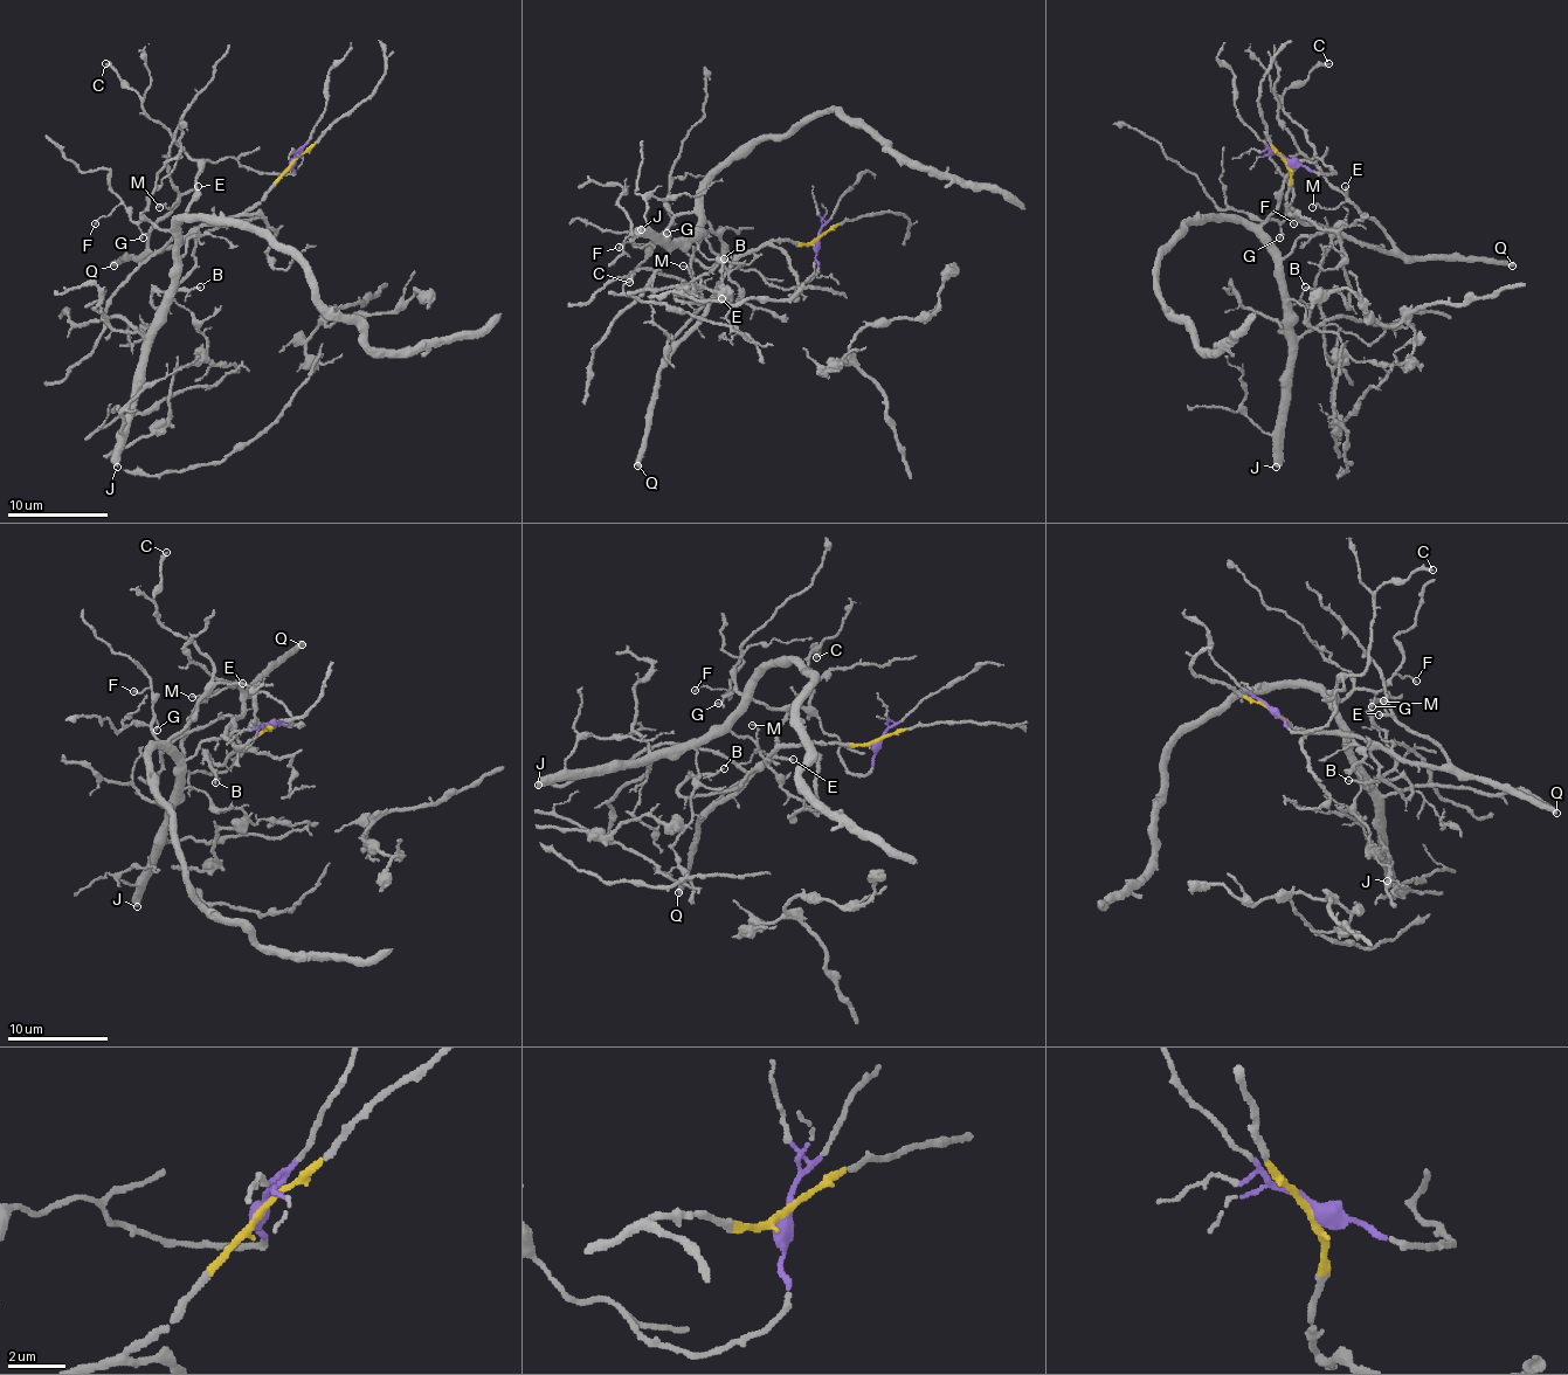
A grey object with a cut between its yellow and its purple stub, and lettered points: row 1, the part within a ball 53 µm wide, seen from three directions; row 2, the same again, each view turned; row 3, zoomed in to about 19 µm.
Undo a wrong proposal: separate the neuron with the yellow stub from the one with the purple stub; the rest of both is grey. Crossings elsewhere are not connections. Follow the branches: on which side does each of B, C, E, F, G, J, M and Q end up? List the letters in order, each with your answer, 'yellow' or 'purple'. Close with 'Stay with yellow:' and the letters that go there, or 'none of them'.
B: yellow
C: purple
E: yellow
F: purple
G: purple
J: purple
M: yellow
Q: yellow
Stay with yellow: B, E, M, Q

